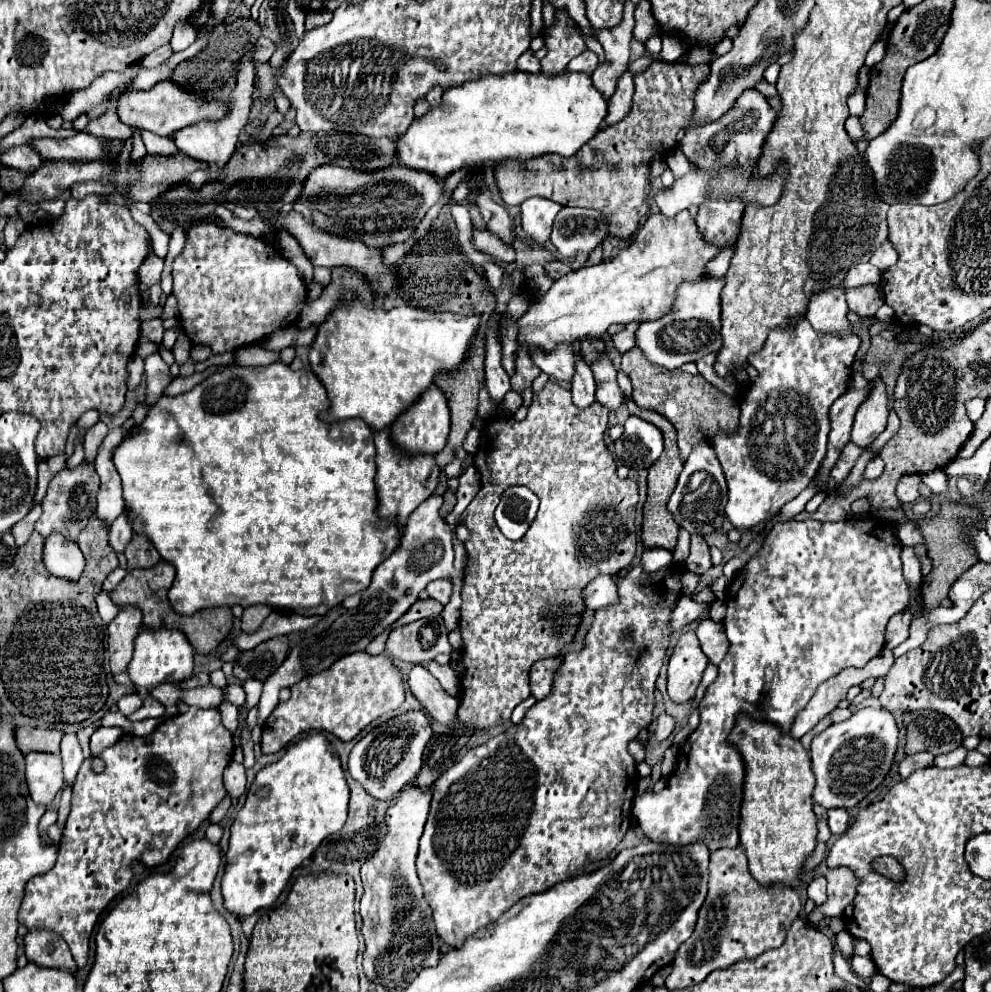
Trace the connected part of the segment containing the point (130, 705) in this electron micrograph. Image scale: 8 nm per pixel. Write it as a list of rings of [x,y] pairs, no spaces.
[[[128,693],[128,695],[124,695],[124,697],[118,701],[118,711],[120,711],[122,715],[130,715],[130,713],[134,713],[134,711],[138,711],[138,709],[142,707],[142,699],[138,699],[136,695],[138,695],[138,693]]]

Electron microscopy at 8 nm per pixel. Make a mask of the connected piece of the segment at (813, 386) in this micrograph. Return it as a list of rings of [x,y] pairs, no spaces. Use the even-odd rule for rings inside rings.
[[[796,315],[790,323],[790,329],[772,329],[764,347],[758,353],[748,355],[748,365],[752,365],[758,375],[750,381],[740,401],[738,429],[734,433],[716,431],[712,437],[712,447],[716,451],[716,457],[720,459],[720,465],[724,467],[724,477],[728,481],[726,517],[736,529],[752,529],[778,515],[780,509],[802,489],[806,489],[808,483],[814,479],[826,455],[830,433],[830,405],[848,391],[852,361],[860,347],[860,339],[856,335],[824,335],[814,331],[806,315]],[[726,453],[736,455],[732,459],[726,459]]]

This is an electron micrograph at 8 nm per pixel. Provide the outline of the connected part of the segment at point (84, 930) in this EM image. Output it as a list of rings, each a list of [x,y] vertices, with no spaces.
[[[190,707],[184,715],[164,719],[152,733],[148,737],[136,737],[130,733],[122,735],[116,745],[108,747],[100,755],[106,763],[106,769],[100,775],[90,769],[92,757],[82,763],[72,787],[72,809],[64,825],[58,861],[54,869],[42,877],[34,877],[26,885],[26,895],[20,907],[20,923],[26,923],[28,929],[50,929],[60,933],[68,943],[78,969],[88,961],[90,933],[100,913],[114,897],[130,887],[134,877],[132,863],[140,861],[144,867],[162,865],[180,841],[206,821],[212,809],[226,795],[222,771],[232,759],[232,733],[222,725],[220,711],[216,707]]]

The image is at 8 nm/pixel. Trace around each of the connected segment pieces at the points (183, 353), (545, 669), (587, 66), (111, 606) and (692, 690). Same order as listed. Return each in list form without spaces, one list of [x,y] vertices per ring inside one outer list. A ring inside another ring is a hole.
[[[180,333],[178,341],[176,341],[174,349],[172,349],[178,365],[184,365],[184,363],[188,361],[188,357],[190,357],[190,347],[192,347],[192,343],[190,343],[190,339],[186,337],[186,333]]]
[[[540,659],[530,669],[530,691],[540,701],[544,699],[552,689],[552,679],[556,673],[556,667],[560,667],[560,659]]]
[[[584,51],[584,53],[580,53],[576,59],[572,59],[566,67],[568,67],[566,71],[580,71],[580,73],[592,75],[594,69],[598,67],[598,57],[596,57],[596,53],[592,53],[592,51]]]
[[[104,589],[100,591],[100,595],[96,595],[96,603],[98,603],[98,613],[104,623],[108,623],[108,621],[112,621],[116,617],[118,605],[110,599],[110,595]]]
[[[694,631],[682,633],[668,663],[668,695],[674,703],[694,699],[702,673],[708,665]]]

